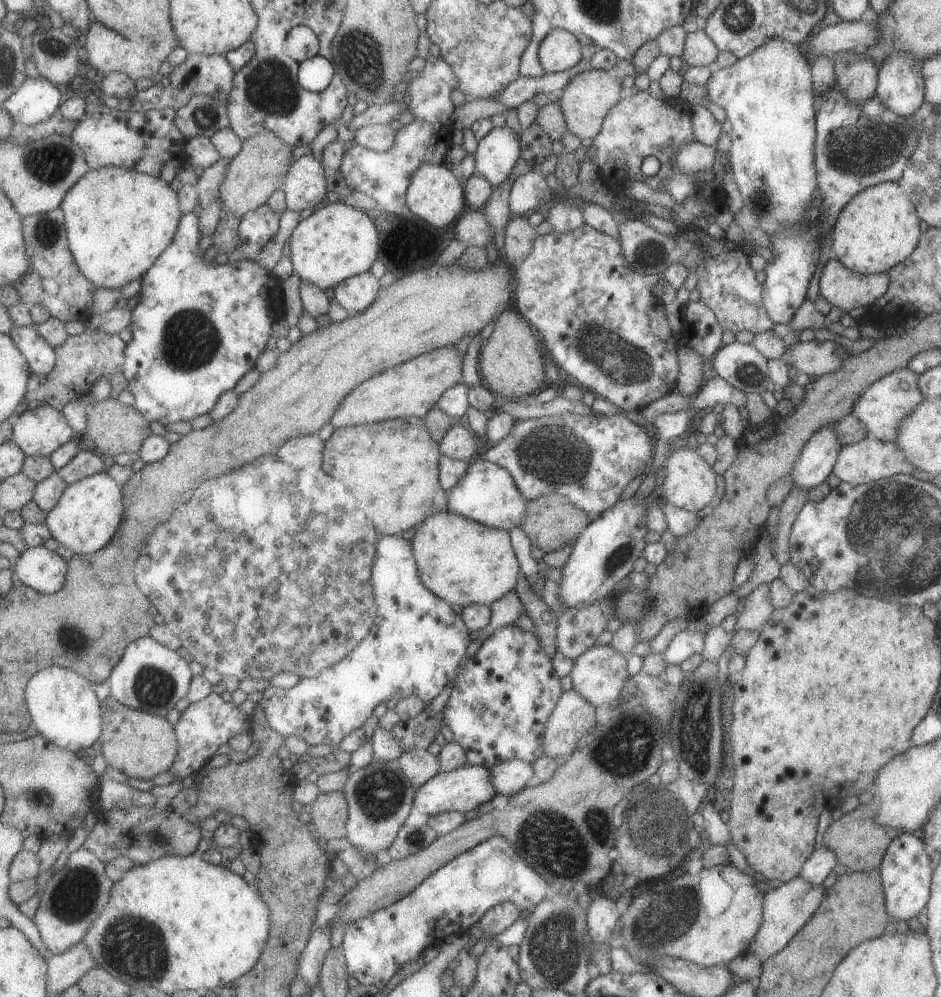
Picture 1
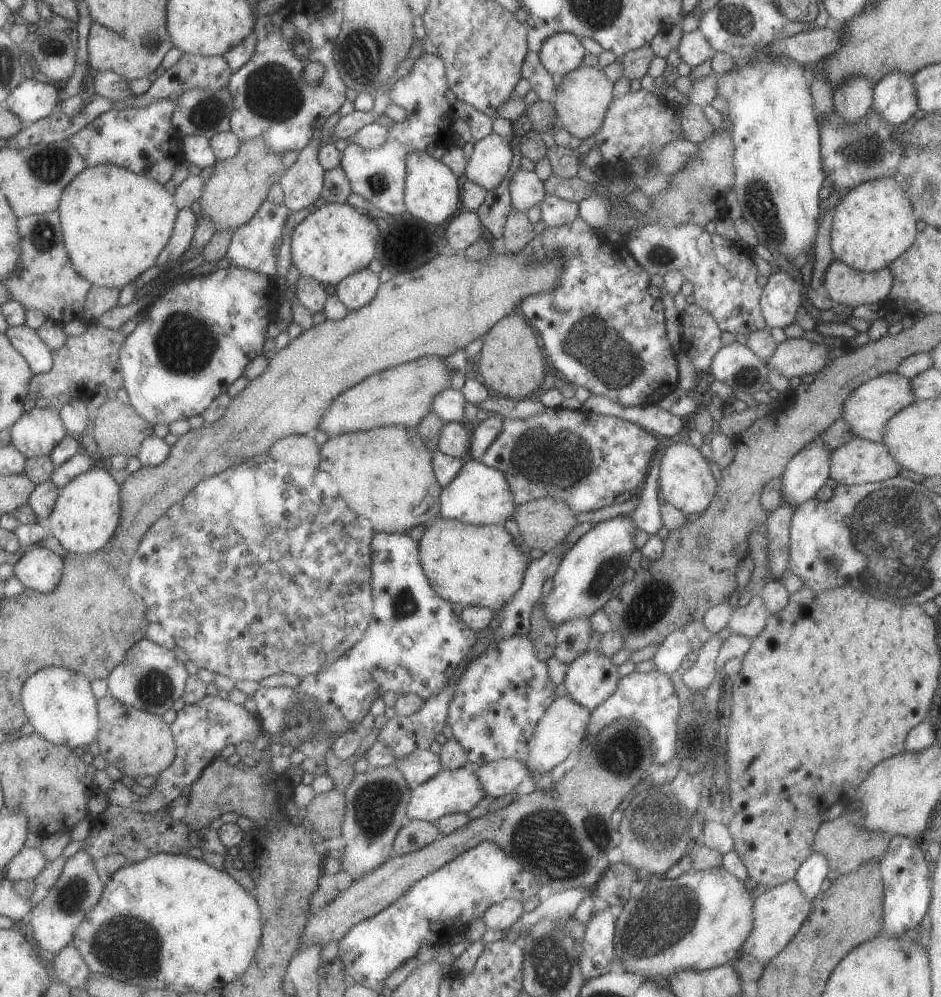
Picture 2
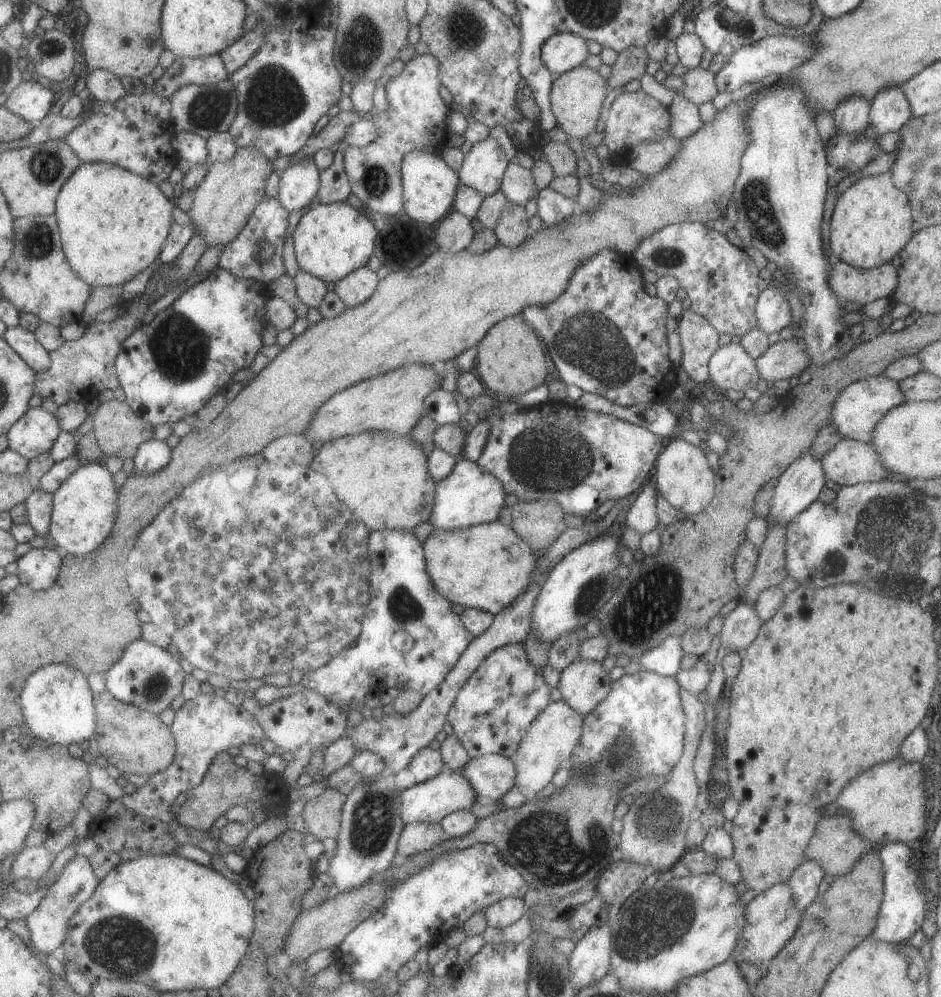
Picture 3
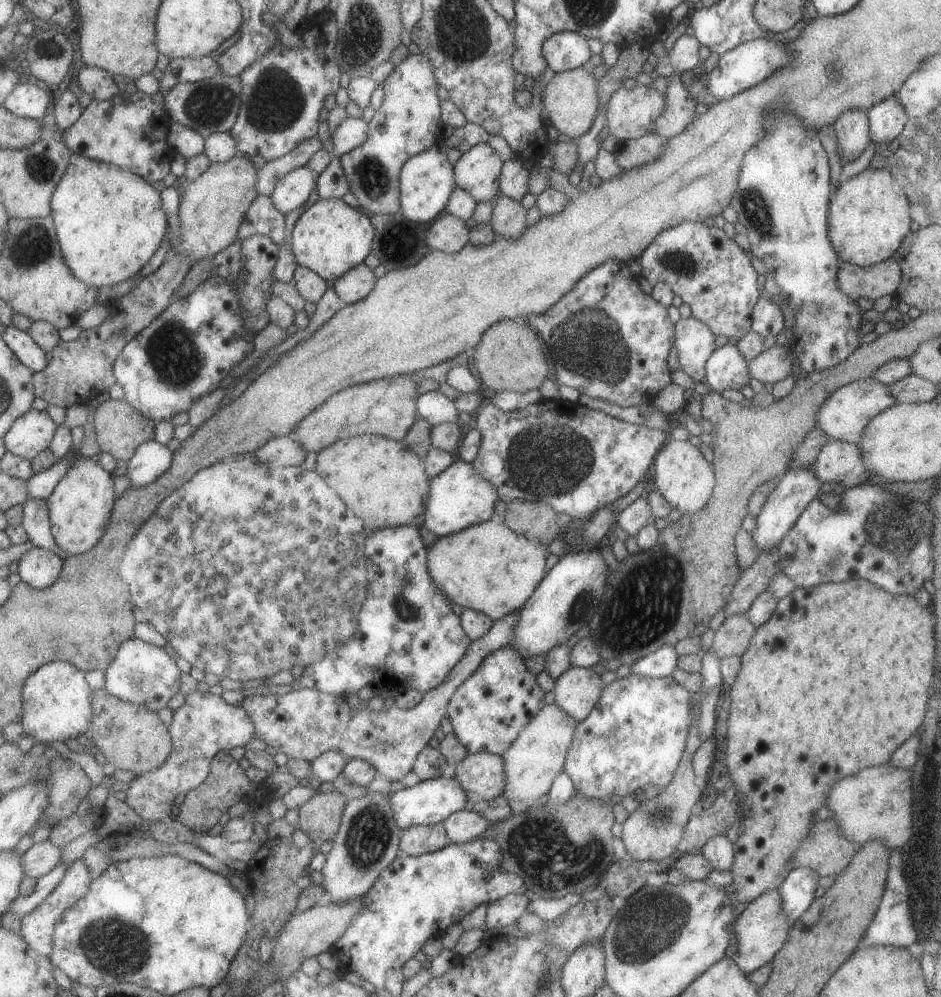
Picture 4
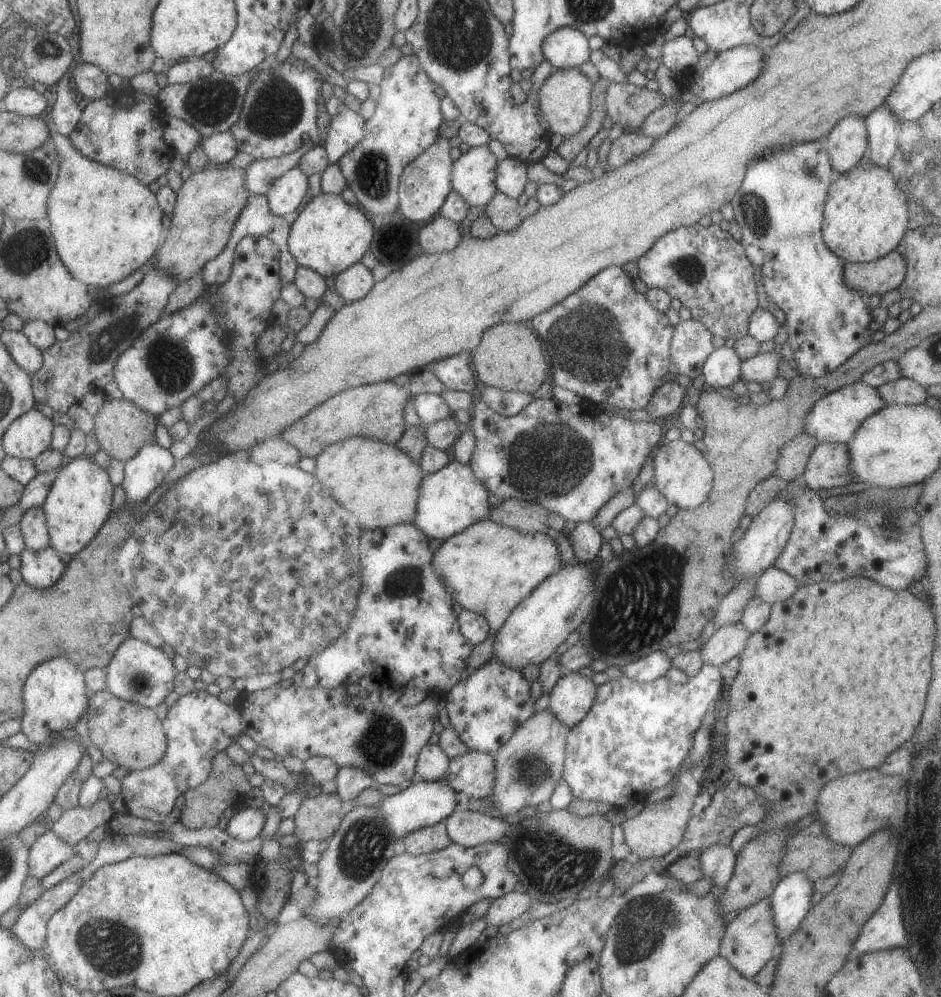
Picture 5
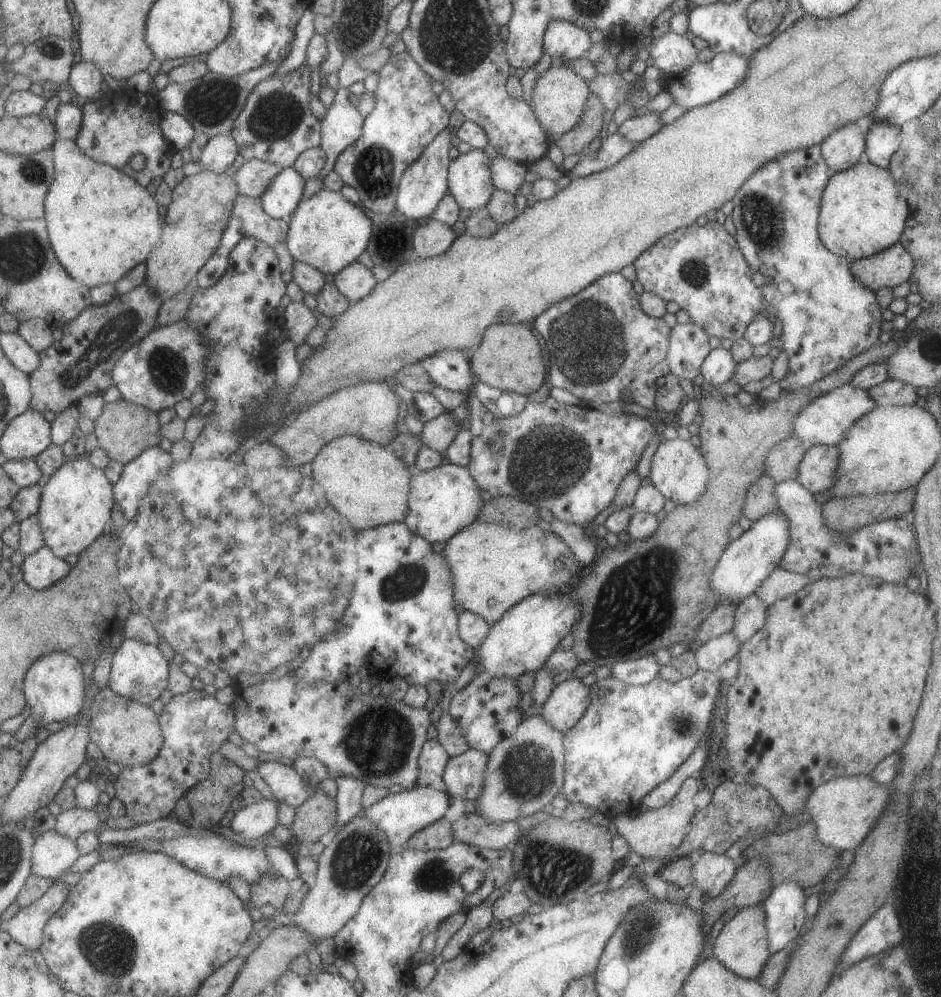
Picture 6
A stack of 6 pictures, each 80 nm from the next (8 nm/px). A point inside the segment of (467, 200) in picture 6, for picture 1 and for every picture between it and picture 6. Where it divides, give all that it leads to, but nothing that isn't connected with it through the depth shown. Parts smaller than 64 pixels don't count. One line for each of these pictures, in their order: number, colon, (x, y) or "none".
1: (496, 153)
2: (489, 162)
3: (482, 169)
4: (477, 171)
5: (473, 175)

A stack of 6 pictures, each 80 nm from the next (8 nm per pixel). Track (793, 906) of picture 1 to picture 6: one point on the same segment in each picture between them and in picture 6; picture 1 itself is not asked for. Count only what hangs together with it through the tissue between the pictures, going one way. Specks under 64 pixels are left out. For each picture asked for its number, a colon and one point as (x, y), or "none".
2: (779, 911)
3: (770, 916)
4: (761, 927)
5: (749, 941)
6: (741, 946)

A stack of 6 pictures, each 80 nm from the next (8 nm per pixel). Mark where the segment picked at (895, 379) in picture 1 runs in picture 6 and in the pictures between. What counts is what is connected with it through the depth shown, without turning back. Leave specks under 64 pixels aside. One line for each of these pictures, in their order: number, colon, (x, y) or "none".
2: (866, 410)
3: (857, 408)
4: (842, 417)
5: (834, 418)
6: (823, 421)

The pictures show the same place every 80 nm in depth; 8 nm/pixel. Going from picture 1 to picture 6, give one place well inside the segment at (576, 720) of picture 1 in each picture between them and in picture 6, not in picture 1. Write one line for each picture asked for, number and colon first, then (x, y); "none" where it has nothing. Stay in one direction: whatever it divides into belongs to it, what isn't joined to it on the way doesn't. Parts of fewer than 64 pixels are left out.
2: (563, 725)
3: (547, 744)
4: (536, 757)
5: (526, 768)
6: (525, 770)

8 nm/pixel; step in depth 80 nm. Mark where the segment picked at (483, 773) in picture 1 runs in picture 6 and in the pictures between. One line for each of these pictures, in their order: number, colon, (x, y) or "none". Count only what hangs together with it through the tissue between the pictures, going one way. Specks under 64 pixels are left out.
2: (459, 791)
3: (429, 802)
4: (429, 802)
5: (418, 805)
6: (401, 815)

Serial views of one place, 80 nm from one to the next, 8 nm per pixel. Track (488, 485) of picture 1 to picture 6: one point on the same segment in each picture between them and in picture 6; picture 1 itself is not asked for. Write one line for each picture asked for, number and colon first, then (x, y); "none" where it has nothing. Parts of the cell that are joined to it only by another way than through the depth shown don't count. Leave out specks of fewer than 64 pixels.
2: (479, 495)
3: (468, 496)
4: (460, 498)
5: (451, 499)
6: (443, 501)

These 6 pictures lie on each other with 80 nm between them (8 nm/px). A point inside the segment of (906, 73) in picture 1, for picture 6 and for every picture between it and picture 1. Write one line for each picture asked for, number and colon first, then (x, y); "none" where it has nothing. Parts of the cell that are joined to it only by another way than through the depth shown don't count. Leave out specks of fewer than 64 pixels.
2: (894, 98)
3: (888, 112)
4: (886, 119)
5: (882, 127)
6: (882, 138)

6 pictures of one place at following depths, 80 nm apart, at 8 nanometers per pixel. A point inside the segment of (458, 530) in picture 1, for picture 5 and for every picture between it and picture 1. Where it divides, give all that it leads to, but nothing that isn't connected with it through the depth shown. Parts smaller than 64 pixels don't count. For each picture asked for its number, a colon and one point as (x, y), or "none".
2: (479, 565)
3: (485, 567)
4: (488, 568)
5: (489, 568)

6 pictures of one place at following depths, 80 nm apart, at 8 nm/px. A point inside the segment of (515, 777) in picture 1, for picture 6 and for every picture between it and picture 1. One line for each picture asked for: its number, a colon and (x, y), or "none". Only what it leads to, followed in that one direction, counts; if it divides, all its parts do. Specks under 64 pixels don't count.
2: (500, 777)
3: (492, 776)
4: (481, 774)
5: (472, 773)
6: (463, 775)

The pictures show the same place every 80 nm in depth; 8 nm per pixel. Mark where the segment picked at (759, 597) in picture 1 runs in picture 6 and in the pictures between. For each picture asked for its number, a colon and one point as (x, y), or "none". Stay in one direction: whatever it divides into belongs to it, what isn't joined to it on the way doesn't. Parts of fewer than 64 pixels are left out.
2: (747, 621)
3: (741, 625)
4: (731, 638)
5: (727, 641)
6: (712, 652)

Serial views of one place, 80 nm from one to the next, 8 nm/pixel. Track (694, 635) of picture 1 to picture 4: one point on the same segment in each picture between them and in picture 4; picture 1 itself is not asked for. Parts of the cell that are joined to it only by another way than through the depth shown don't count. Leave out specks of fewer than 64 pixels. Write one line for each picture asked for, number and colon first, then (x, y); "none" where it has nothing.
2: (670, 653)
3: (664, 659)
4: (659, 664)

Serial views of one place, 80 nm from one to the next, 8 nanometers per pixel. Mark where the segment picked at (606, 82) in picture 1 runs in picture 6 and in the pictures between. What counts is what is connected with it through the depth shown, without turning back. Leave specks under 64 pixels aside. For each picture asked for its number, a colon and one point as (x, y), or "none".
2: (582, 96)
3: (575, 98)
4: (569, 98)
5: (564, 97)
6: (559, 98)

